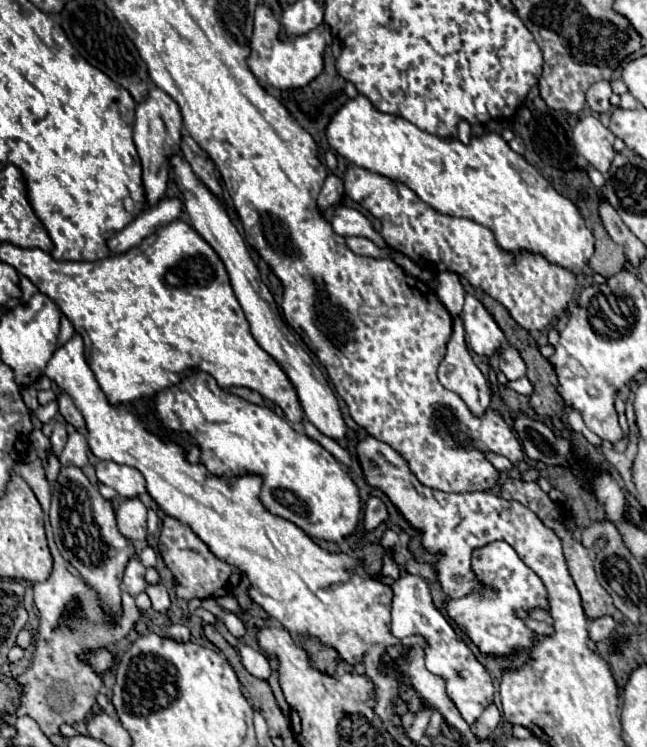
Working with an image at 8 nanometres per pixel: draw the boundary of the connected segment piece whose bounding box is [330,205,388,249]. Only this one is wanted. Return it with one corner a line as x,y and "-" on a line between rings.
336,207
334,209
334,215
332,215
332,229
342,235
342,237
352,237
352,235
362,235
362,237
368,237
370,241
374,241
378,247
388,247
384,243
384,239
374,231
372,223
356,209
350,209
350,207

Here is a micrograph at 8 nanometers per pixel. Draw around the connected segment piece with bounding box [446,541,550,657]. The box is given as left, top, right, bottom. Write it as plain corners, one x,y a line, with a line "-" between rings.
492,541
476,551
472,551
472,571
476,575
476,581
480,583
480,589
476,593
468,593
460,599
446,599
446,611
456,621
456,625
462,629
462,633
478,647
480,655
496,655
496,657
510,657
516,655
520,649
530,649
538,635
526,627
524,619
518,617
518,611
532,611
532,609
544,609
550,611
548,605
548,593
542,583
542,579
524,565
524,561
518,557
518,553
504,541

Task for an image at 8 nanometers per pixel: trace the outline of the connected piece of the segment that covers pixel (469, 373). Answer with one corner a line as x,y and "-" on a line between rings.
458,315
454,317
454,333
452,339
448,341
446,357
438,367
438,379
446,389
462,397
462,401
468,405
472,415
480,417
488,411
492,391
488,387
486,377
474,365
468,353
462,319

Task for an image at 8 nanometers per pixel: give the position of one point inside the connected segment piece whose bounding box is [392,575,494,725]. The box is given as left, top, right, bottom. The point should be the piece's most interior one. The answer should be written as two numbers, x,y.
413,613

